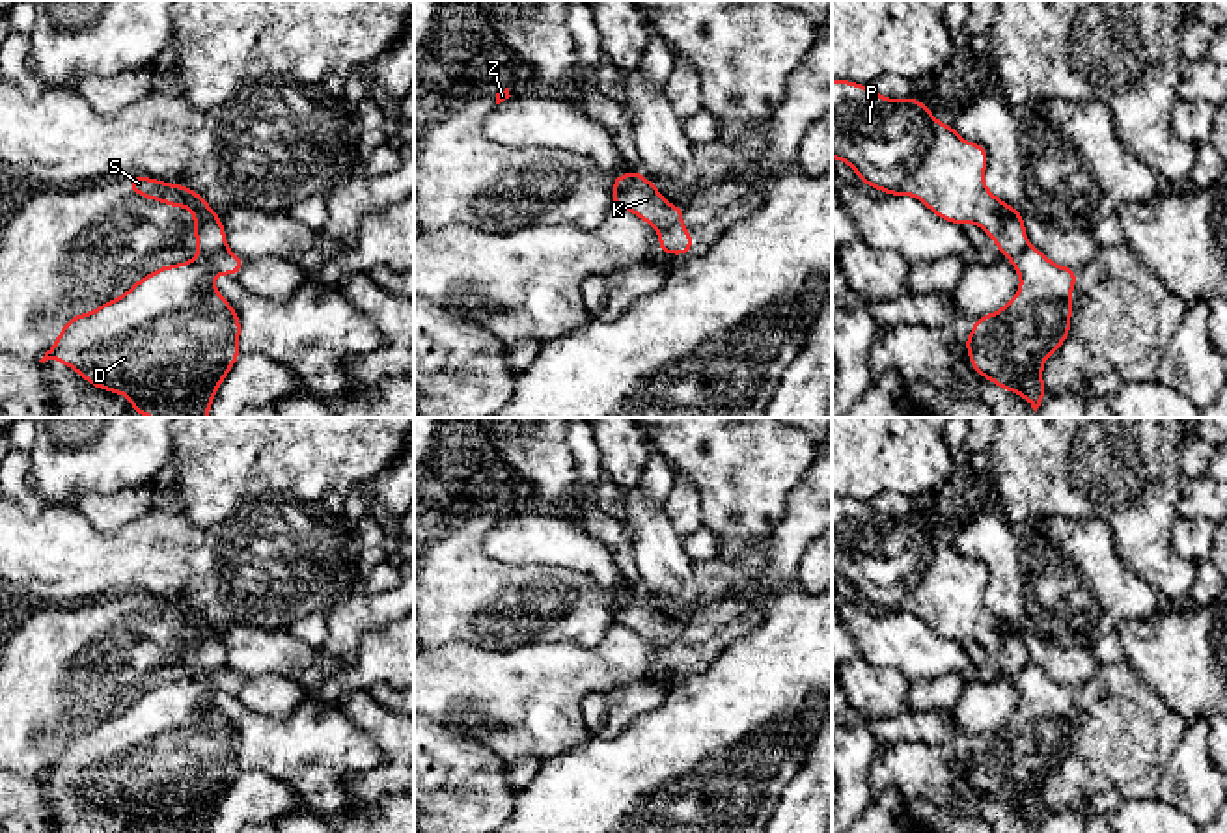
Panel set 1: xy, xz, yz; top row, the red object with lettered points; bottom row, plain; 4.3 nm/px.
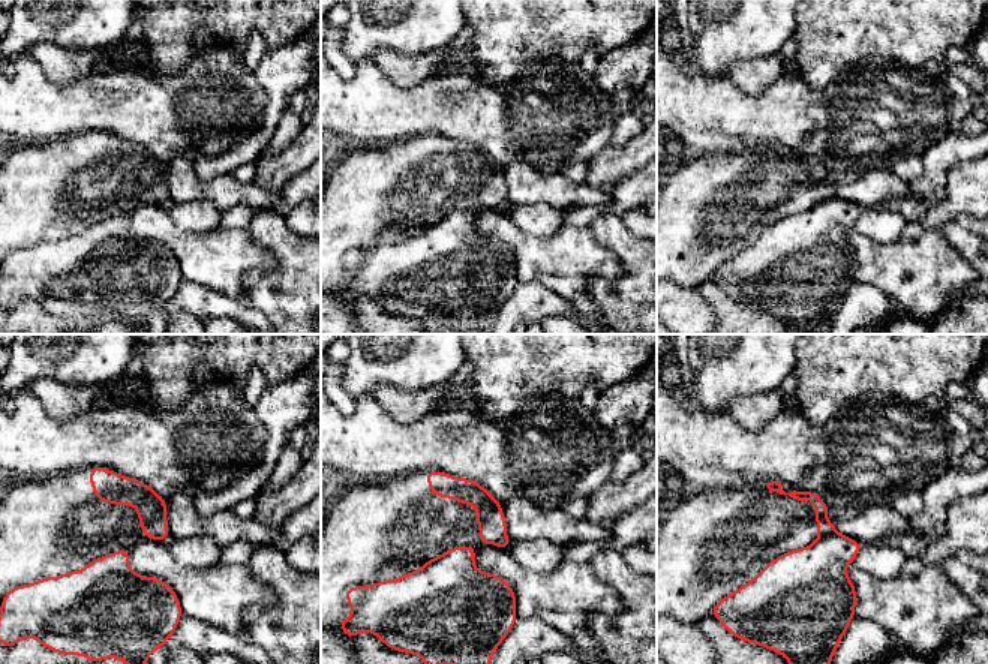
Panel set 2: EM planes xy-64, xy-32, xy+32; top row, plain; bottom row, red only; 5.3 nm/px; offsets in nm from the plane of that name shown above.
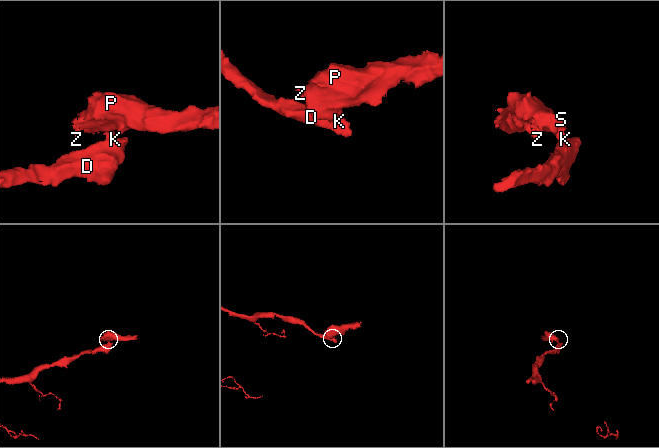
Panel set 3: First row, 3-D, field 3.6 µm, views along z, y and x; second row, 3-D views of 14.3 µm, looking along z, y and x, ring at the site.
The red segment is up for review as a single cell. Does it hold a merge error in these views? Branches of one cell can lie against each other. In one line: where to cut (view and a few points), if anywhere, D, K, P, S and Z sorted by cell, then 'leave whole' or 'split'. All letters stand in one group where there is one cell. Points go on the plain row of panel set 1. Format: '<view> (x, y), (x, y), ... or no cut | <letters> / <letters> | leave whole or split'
xy (226, 666), (198, 675) | D K / P S Z | split

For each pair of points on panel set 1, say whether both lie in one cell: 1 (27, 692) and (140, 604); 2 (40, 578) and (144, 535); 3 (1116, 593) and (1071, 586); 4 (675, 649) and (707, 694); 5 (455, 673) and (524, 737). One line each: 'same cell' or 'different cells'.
1: same cell
2: same cell
3: same cell
4: different cells
5: same cell

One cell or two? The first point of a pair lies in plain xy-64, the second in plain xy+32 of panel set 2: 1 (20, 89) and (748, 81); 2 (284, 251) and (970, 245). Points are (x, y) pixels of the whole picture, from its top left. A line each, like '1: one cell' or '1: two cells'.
1: two cells
2: one cell

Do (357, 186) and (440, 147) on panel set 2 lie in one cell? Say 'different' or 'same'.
same

